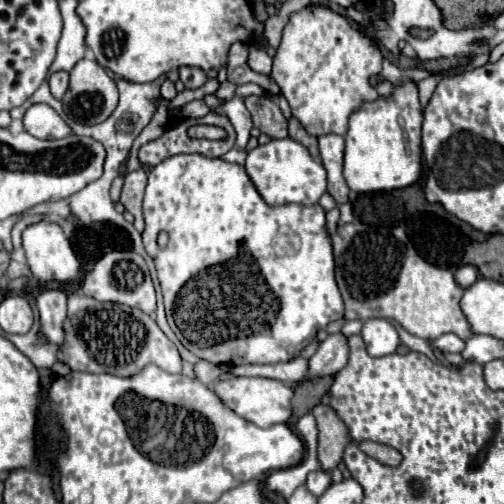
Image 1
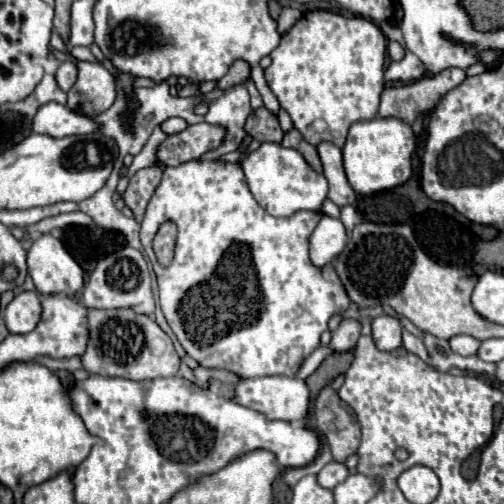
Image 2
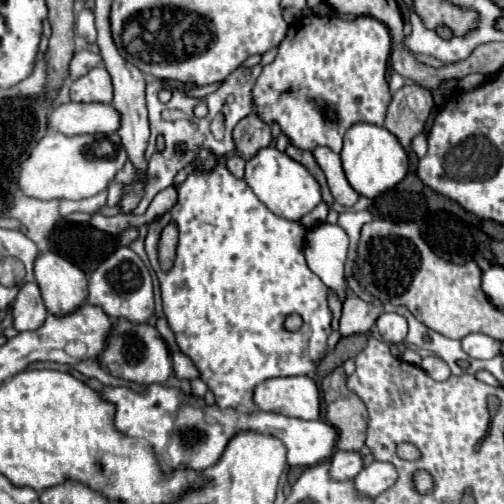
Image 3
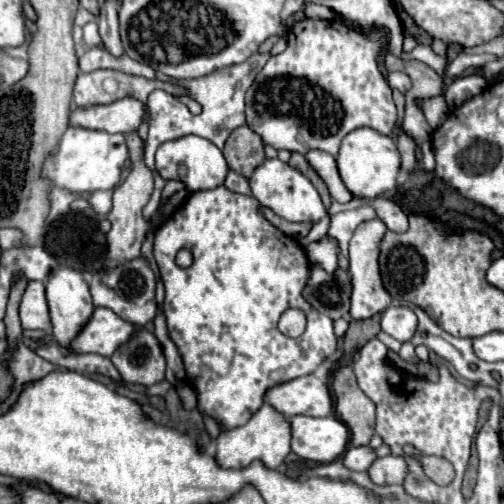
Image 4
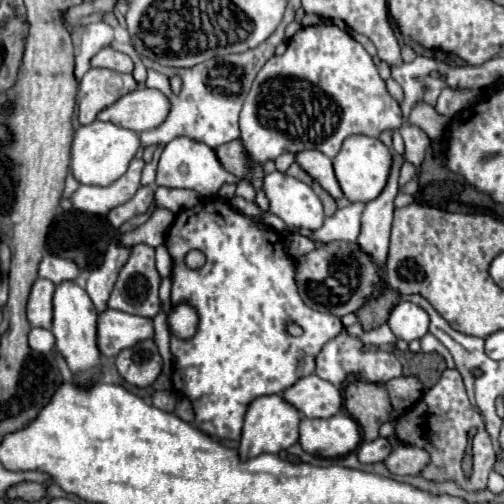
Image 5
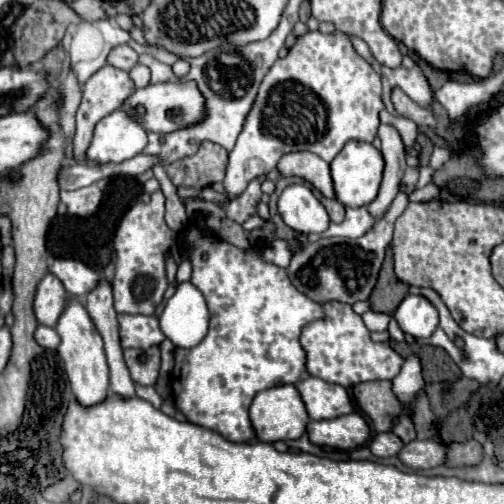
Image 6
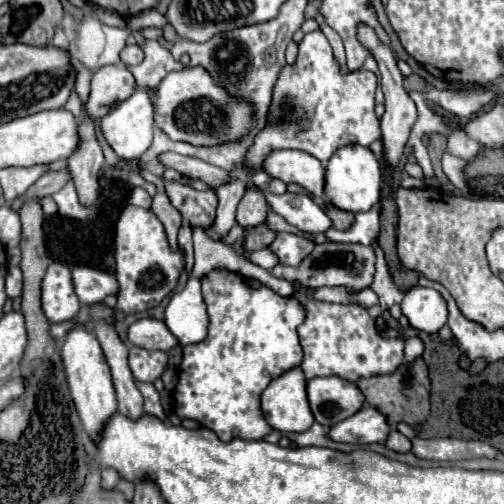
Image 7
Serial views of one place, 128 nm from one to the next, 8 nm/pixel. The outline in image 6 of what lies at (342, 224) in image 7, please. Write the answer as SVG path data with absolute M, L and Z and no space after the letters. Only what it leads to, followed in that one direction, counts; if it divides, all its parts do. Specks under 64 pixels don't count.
M320 196L320 202L324 204L324 208L326 208L326 212L328 212L328 216L330 216L330 220L332 222L340 222L340 220L344 220L344 206L338 202L338 200L328 200L328 198L324 198L324 196Z

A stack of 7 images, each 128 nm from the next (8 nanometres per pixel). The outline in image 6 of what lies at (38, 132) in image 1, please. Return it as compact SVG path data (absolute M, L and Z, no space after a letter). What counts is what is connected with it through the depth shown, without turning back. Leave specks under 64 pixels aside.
M186 80L186 82L160 82L160 84L150 84L142 90L136 90L126 102L124 110L134 112L136 106L142 104L146 108L146 114L140 116L140 124L148 132L156 134L168 134L176 132L180 128L188 128L188 124L196 124L196 120L204 120L204 96L200 96L200 88L196 88L196 82Z

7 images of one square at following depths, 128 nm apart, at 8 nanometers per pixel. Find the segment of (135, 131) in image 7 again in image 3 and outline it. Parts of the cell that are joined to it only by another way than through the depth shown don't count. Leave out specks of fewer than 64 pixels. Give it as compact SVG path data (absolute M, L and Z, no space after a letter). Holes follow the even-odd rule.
M48 132L32 150L30 158L22 164L20 170L20 182L18 188L26 196L34 196L40 200L54 200L54 198L66 198L66 200L82 200L90 198L102 190L108 188L116 172L124 166L126 152L120 144L118 134L80 134L80 136L64 136L60 132ZM100 144L110 144L116 154L100 152Z

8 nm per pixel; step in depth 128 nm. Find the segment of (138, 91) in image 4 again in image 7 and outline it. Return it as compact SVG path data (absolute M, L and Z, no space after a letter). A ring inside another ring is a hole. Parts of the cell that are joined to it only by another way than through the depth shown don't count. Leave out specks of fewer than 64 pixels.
M124 64L102 66L92 76L92 90L88 98L88 114L94 118L102 118L108 114L110 106L126 100L136 90L136 82L132 72ZM86 120L80 126L80 138L82 144L80 148L70 156L68 160L68 170L72 174L72 182L76 186L80 204L92 206L98 200L100 194L100 184L98 184L98 170L104 164L104 154L100 144L96 142L94 136L94 126Z

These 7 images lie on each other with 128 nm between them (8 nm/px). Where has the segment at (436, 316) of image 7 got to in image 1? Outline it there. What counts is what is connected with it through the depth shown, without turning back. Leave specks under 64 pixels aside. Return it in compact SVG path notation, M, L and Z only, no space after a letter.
M384 318L366 320L364 328L362 328L362 338L366 342L368 354L374 358L396 352L398 344L400 344L400 338L398 338L394 324Z

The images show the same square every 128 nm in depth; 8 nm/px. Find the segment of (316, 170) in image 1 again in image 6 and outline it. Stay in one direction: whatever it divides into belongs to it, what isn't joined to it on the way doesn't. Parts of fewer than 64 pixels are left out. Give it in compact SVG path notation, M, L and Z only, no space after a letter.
M292 184L280 194L278 212L284 218L286 226L306 234L310 232L320 234L330 224L324 206L304 184Z

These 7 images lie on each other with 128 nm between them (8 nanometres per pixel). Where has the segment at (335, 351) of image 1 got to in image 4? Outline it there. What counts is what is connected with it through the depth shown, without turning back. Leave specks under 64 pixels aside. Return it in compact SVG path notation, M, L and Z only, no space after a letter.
M380 218L366 220L356 228L352 240L350 240L350 274L352 274L352 308L350 318L370 318L378 312L384 312L390 306L390 296L380 280L380 240L388 232L386 224Z

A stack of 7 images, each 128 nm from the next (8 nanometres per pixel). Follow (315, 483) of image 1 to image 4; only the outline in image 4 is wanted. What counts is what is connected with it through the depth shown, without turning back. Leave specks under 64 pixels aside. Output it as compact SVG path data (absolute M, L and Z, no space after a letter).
M350 446L342 456L342 460L350 470L356 470L356 472L368 470L370 464L376 460L376 450L370 446L358 446L358 448Z

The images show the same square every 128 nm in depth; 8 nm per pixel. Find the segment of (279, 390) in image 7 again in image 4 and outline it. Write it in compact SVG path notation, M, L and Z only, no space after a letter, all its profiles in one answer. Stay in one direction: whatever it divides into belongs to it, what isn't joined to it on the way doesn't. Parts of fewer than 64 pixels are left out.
M264 402L264 406L260 406L244 426L220 432L220 438L216 442L216 462L224 468L244 468L250 462L260 460L268 468L278 468L292 450L290 438L292 434L286 416Z

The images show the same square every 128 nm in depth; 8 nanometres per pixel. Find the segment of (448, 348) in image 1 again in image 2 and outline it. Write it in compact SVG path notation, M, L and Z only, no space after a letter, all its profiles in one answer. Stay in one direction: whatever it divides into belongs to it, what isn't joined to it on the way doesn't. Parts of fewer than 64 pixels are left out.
M454 336L454 338L450 338L450 346L460 356L474 356L476 348L480 348L480 340L476 340L472 336Z

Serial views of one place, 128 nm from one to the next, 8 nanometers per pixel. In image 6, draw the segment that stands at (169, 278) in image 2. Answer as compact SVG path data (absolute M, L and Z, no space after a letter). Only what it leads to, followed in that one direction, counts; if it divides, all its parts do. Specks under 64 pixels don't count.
M196 226L184 228L180 242L188 248L192 258L194 270L190 282L208 302L210 330L198 346L188 350L176 348L176 364L172 370L174 404L192 424L210 428L230 442L252 442L256 432L252 428L248 408L254 396L266 388L298 382L298 376L306 370L306 352L300 346L300 330L308 322L324 318L324 310L292 286L284 268L264 262L258 250L238 250L228 242L220 242L204 234Z

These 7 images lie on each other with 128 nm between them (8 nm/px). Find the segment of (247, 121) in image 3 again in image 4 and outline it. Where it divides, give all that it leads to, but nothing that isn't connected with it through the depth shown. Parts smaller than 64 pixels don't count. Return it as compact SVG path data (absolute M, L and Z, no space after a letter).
M240 126L232 132L224 146L224 158L228 168L242 174L244 178L252 176L252 172L264 162L264 144L258 134L254 134L248 126Z

